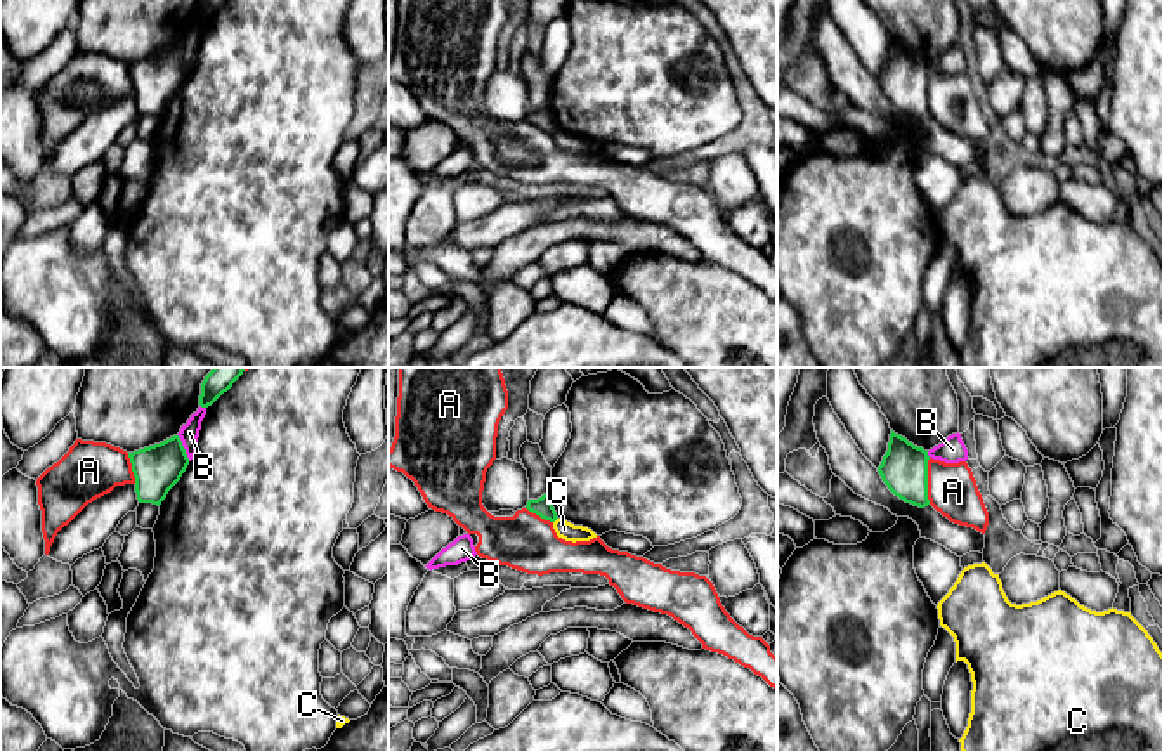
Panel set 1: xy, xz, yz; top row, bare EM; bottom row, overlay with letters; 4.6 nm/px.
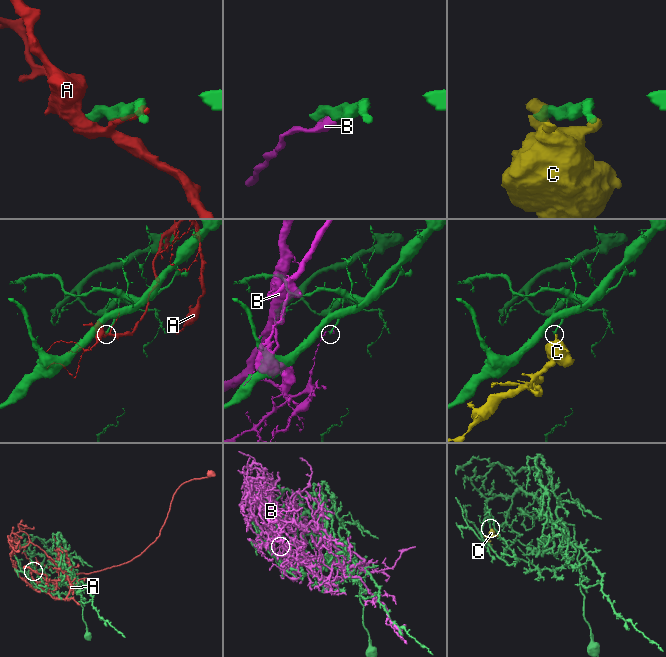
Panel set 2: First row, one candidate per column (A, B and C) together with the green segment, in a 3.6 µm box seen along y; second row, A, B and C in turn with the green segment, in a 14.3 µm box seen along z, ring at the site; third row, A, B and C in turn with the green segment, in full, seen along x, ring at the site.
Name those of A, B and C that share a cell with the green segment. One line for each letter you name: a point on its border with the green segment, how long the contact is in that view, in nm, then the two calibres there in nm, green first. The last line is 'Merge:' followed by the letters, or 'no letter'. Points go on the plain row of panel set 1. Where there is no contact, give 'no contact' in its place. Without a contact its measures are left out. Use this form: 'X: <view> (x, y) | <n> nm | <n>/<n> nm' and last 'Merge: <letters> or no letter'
Merge: no letter

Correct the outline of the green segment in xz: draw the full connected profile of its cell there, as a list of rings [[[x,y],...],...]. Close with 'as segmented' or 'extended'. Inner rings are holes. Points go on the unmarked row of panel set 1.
[[[550,104],[543,106],[538,111],[529,111],[526,120],[529,123],[539,127],[545,132],[550,132],[550,134],[555,134],[558,130],[557,123],[555,123],[555,120],[552,116]]]; as segmented

